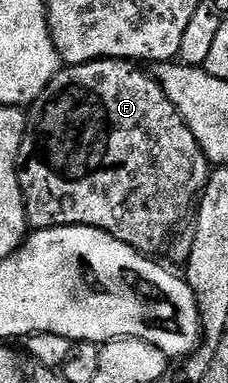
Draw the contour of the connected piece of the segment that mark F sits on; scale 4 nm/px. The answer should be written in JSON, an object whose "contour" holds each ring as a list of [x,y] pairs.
{"contour":[[[99,58],[96,62],[85,62],[79,66],[66,66],[59,69],[55,78],[40,92],[40,96],[29,103],[26,116],[26,131],[22,133],[22,143],[18,153],[18,179],[24,196],[26,221],[31,231],[47,230],[57,226],[91,226],[111,234],[116,240],[128,244],[132,249],[147,256],[157,255],[157,250],[165,251],[168,243],[175,237],[178,225],[195,209],[198,195],[206,187],[206,181],[212,169],[206,161],[200,144],[196,144],[196,136],[184,124],[180,112],[168,100],[168,96],[158,81],[149,73],[146,74],[141,65],[120,58]]]}

